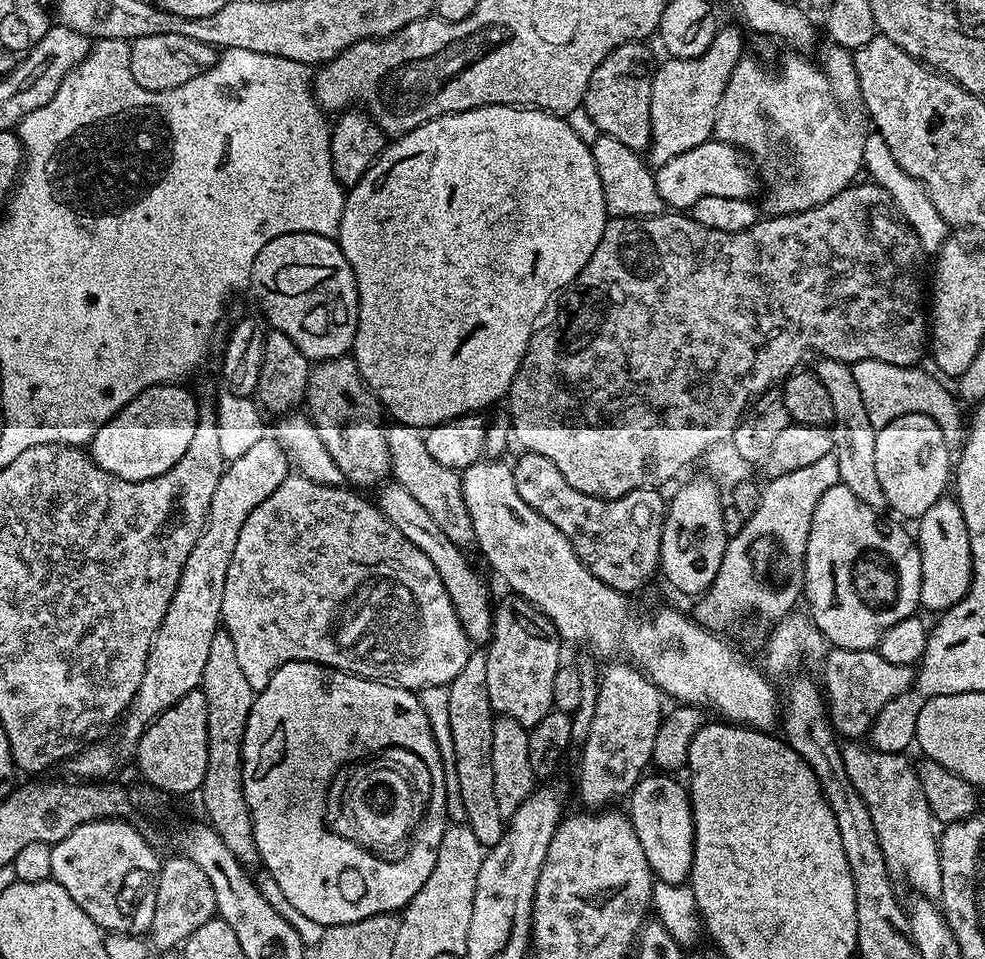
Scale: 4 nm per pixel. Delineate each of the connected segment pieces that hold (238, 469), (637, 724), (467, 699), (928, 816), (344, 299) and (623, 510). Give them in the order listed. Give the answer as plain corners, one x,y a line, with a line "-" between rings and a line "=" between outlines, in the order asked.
275,438
259,440
253,448
242,458
231,461
220,475
218,486
214,490
214,498
208,511
208,522
204,526
204,532
198,538
194,550
190,552
190,558
186,560
186,566
182,568
182,578
178,578
178,586
170,606
166,610
166,618
156,635
156,641
152,643
152,649
146,660
146,674
142,678
142,686
138,686
138,694
132,699
132,706
122,717
122,729
129,742
139,740
140,735
148,729
148,725
166,711
170,706
178,703
188,693
197,691
202,678
202,670
206,670
206,657
210,654
210,642
214,634
221,631
222,621
222,594
226,590
226,570
230,570
230,558
234,558
234,546
238,546
238,534
242,534
242,526
278,486
290,474
288,455
278,446
=
612,662
603,669
599,677
600,693
597,698
597,710
594,722
591,723
590,736
586,739
580,756
580,796
585,800
587,807
600,810
611,800
619,796
627,797
634,785
645,775
644,767
651,765
654,740
658,735
662,709
660,700
662,693
656,683
649,680
639,668
628,662
=
469,651
466,666
462,666
447,689
450,694
454,762
458,766
458,786
462,789
462,803
466,806
467,825
474,830
478,842
482,842
485,849
490,849
503,838
506,818
498,810
498,798
494,798
494,766
490,758
494,713
486,690
487,657
487,651
=
848,742
843,745
844,765
850,782
854,782
854,790
862,794
862,802
870,810
870,818
874,822
874,830
878,834
878,846
882,846
882,854
886,858
886,866
893,877
905,876
912,888
917,888
924,898
938,898
942,894
942,866
940,865
940,845
937,829
932,829
934,817
928,808
926,794
922,794
922,786
916,777
913,761
908,761
900,752
881,752
875,746
863,748
860,742
=
291,232
266,242
266,246
258,250
258,258
254,258
251,288
264,311
263,319
268,319
275,331
286,334
286,338
290,338
290,342
294,342
294,346
302,350
309,362
333,360
353,351
360,313
356,275
350,262
346,262
346,254
342,254
339,243
333,237
309,232
=
525,451
519,455
511,469
518,494
522,494
522,502
538,510
546,522
562,530
570,546
574,546
574,554
578,554
594,578
614,590
633,594
652,575
657,575
666,515
666,500
660,497
657,489
634,490
617,500
594,498
590,494
582,494
582,490
574,490
574,486
562,478
562,470
558,470
550,458

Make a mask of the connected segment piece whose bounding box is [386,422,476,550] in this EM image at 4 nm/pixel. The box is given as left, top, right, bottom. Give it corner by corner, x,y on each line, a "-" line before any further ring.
399,422
389,423
387,429
386,442
390,446
392,459
391,479
401,484
434,517
434,522
438,522
450,542
454,542
462,550
467,549
467,544
471,545
475,541
476,534
472,529
466,498
460,485
461,473
455,468
447,468
434,462
430,450
426,450
421,429

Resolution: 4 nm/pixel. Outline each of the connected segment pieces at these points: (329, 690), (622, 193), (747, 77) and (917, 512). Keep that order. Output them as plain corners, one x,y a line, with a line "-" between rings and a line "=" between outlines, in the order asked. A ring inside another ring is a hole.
286,662
286,666
277,670
274,678
270,678
270,686
256,693
250,718
246,722
242,758
244,793
248,809
252,811
252,825
262,868
272,875
277,890
298,915
313,920
319,926
362,922
362,918
383,912
399,913
414,898
414,894
426,886
426,878
430,878
434,862
438,862
438,846
442,842
442,834
448,829
450,821
446,814
444,763
438,754
426,710
422,710
419,695
415,691
352,676
349,672
340,672
324,664
-
388,744
408,744
408,749
416,748
418,758
426,762
437,784
433,787
432,799
428,801
426,815
415,829
416,841
412,849
392,864
380,864
372,860
372,856
367,856
363,843
355,844
331,832
324,825
323,816
324,808
326,812
326,793
343,769
340,767
343,764
355,765
363,756
371,757
=
603,134
591,141
590,147
594,166
598,166
598,178
602,182
602,194
609,217
642,218
658,216
665,211
666,205
662,194
658,194
653,169
641,153
630,150
630,146
622,146
618,138
610,138
=
844,50
835,54
837,56
832,56
825,62
825,73
818,65
811,64
804,54
790,54
794,56
785,58
780,72
771,72
751,58
742,59
722,94
716,115
715,139
739,148
750,160
752,155
751,163
758,169
759,179
761,176
768,187
768,193
764,196
764,208
769,217
789,216
816,208
822,202
834,198
843,188
849,187
859,177
856,175
861,175
866,132
852,121
852,116
844,105
844,88
840,85
840,80
853,75
852,56
=
906,414
902,418
894,418
890,426
879,429
874,446
874,462
878,469
878,482
882,486
882,494
886,494
886,502
891,511
900,516
919,518
934,506
945,495
944,487
949,487
950,473
954,468
953,453
946,446
946,438
942,438
942,430
934,418
926,414

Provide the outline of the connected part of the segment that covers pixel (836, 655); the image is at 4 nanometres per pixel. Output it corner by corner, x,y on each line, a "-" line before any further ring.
832,648
823,657
824,680
822,688
826,693
826,705
833,728
844,738
860,738
867,733
872,723
878,718
882,706
898,694
907,692
914,679
913,666
894,666
886,662
879,651
850,650
849,648

